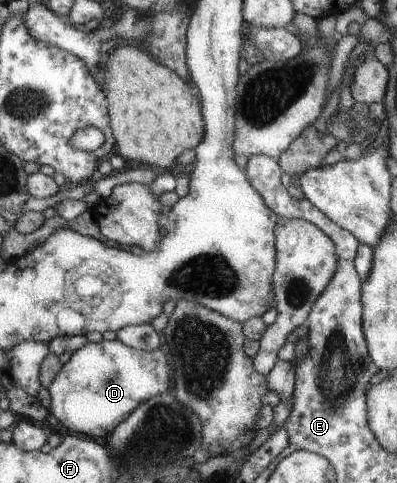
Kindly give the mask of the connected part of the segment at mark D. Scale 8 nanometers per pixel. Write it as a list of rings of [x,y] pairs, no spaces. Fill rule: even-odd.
[[[117,338],[86,342],[71,352],[69,360],[61,365],[47,386],[49,414],[70,432],[84,434],[88,439],[102,438],[110,434],[140,402],[166,392],[171,382],[170,370],[167,351],[163,347],[138,350]]]

